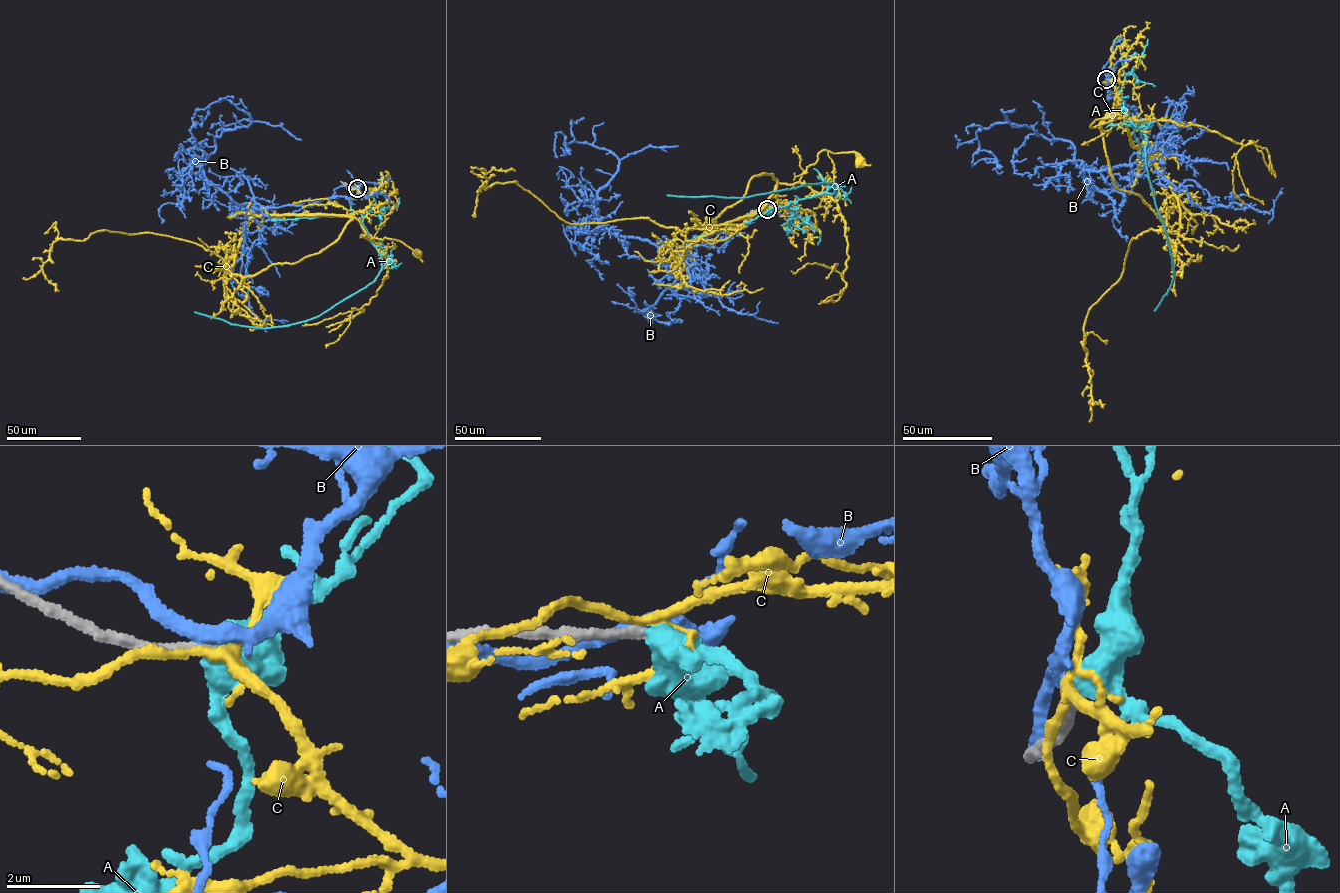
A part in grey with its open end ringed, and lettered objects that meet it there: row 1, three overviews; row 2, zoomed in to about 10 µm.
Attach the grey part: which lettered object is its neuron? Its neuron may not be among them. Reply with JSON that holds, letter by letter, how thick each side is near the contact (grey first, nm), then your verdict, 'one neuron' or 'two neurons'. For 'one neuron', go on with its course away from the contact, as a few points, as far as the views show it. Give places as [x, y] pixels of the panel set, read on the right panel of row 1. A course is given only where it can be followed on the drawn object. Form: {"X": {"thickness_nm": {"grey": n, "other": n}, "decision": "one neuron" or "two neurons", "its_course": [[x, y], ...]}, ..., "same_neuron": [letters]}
{"A": {"thickness_nm": {"grey": 200, "other": 440}, "decision": "two neurons"}, "B": {"thickness_nm": {"grey": 220, "other": 260}, "decision": "two neurons"}, "C": {"thickness_nm": {"grey": 220, "other": 170}, "decision": "two neurons"}, "same_neuron": []}

